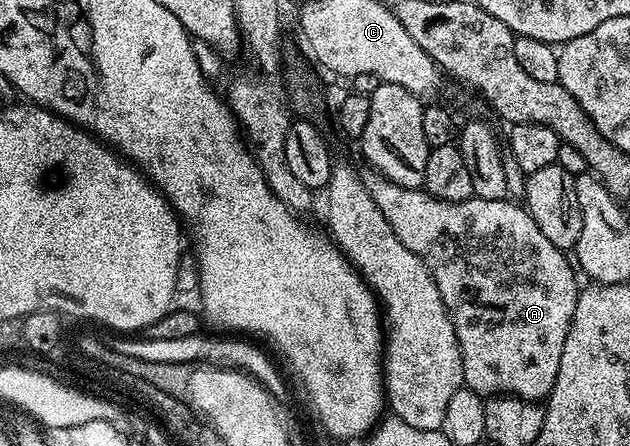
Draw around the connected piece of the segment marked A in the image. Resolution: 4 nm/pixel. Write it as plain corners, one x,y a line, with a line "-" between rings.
375,171
365,172
363,178
364,186
370,191
374,203
378,203
378,209
382,211
382,215
386,215
386,221
390,223
390,227
394,227
394,233
398,235
398,239
402,239
402,243
406,243
406,247
410,247
410,251
414,251
414,255
418,255
432,272
432,278
442,295
442,301
446,303
448,313
452,316
454,331
458,335
458,343
462,351
464,385
472,388
476,393
481,393
481,398
484,399
507,395
521,397
524,401
543,402
554,387
554,379
558,379
558,362
562,359
562,347
566,344
566,331
570,331
570,323
574,319
574,307
580,298
581,286
576,285
577,270
569,254
563,249
554,247
554,243
550,243
550,239
546,239
546,235
538,231
538,223
534,223
527,208
515,200
482,199
474,195
465,201
447,201
430,195
423,187
418,189
402,187
398,183
386,180

